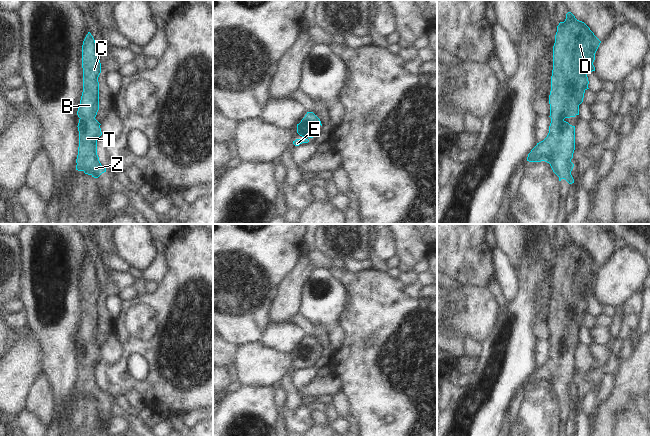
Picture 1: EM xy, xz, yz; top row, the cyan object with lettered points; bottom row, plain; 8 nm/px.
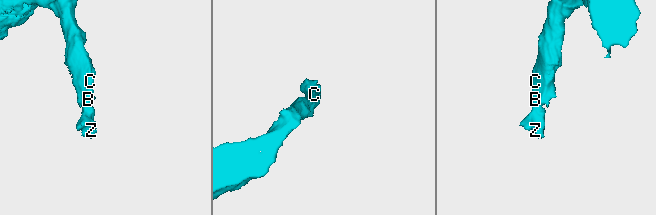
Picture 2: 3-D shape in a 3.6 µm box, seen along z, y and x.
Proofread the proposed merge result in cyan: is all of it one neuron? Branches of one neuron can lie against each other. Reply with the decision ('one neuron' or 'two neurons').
one neuron

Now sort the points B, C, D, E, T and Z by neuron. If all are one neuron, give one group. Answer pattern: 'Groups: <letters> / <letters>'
Groups: B C D E T Z

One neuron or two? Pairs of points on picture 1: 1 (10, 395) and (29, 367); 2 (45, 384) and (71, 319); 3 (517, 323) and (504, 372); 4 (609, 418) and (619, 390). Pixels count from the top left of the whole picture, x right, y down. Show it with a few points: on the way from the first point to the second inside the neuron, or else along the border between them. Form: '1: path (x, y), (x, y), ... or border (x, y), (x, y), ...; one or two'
1: path (10, 388), (22, 374); one
2: border (44, 371), (51, 383), (56, 399); two
3: path (513, 335), (513, 343), (507, 360); one
4: path (609, 411), (609, 408), (619, 397); one

